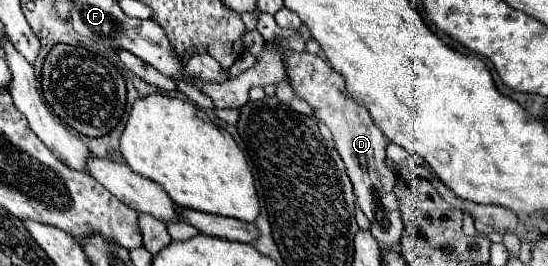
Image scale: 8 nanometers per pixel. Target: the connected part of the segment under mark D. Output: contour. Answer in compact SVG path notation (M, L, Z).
M281 50L283 60L287 62L287 80L297 98L305 100L313 108L313 116L323 122L335 140L337 152L345 162L347 174L353 182L355 198L359 208L371 222L371 232L377 238L381 248L393 248L403 234L403 222L399 214L399 202L395 198L395 172L385 164L385 146L387 140L379 128L371 122L371 116L365 106L359 106L345 90L343 78L329 66L329 62L317 54Z

